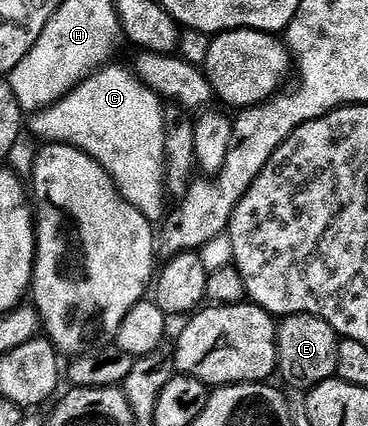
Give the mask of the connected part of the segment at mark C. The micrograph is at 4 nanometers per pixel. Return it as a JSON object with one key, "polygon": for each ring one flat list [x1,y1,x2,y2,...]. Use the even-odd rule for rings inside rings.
{"polygon":[[117,64,109,65,107,68,101,68,95,74,91,74,89,78,85,78,76,89,71,90,65,98,61,98,55,105,48,107,43,112,36,112,30,118,30,130,37,134,41,139,39,140,44,144,59,144,61,146,73,146,82,152,86,152,86,156,90,156,98,165,108,173,112,178,113,184,116,185,116,191,122,195,128,203,134,208,138,208,138,212,142,212,142,216,146,216,148,221,156,224,165,217,166,209,164,210,164,198,166,199,165,191,165,160,164,153,166,152,166,144,164,143,164,128,163,128,163,112,164,107,161,99,154,93,149,86,145,86,140,81,139,77,131,69,123,70,122,67,116,66]]}

